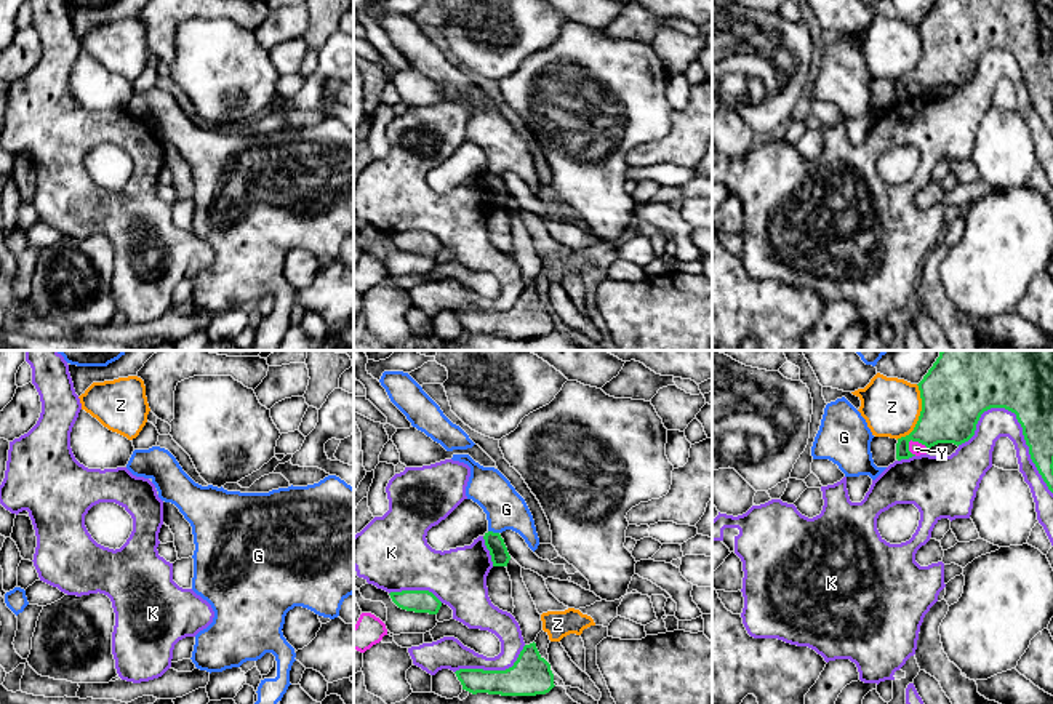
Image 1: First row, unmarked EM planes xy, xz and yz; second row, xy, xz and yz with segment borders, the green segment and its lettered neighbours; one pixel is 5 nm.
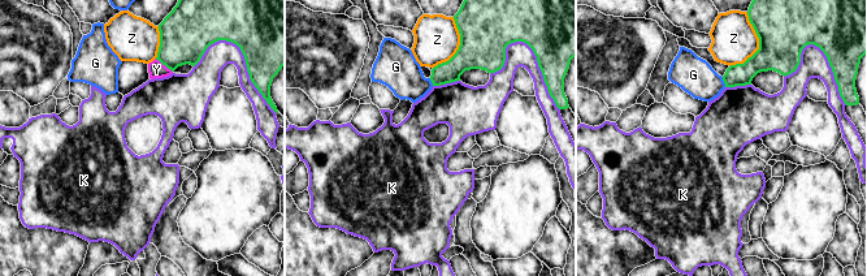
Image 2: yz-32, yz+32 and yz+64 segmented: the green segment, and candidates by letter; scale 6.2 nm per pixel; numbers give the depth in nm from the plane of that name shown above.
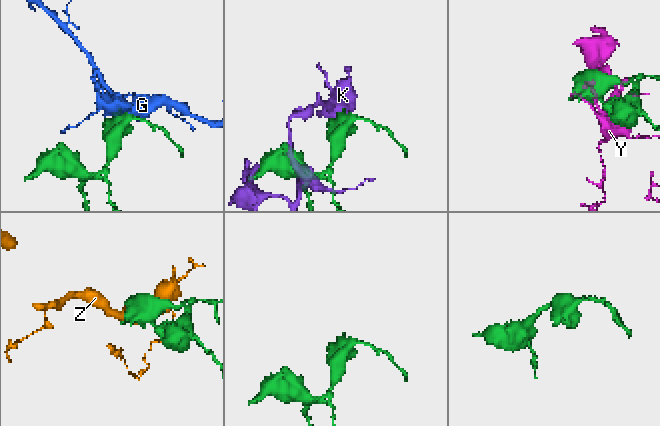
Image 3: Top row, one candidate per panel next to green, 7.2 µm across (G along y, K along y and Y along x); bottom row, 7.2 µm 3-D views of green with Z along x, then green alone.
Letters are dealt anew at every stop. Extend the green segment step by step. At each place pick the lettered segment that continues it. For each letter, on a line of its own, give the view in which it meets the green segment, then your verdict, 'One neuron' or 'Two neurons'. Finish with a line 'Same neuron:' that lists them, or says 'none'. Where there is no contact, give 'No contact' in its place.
G: Touches green in xz. Two neurons
K: Touches green in yz. Two neurons
Y: Touches green in yz. Two neurons
Z: Touches green in yz. Two neurons
Same neuron: none

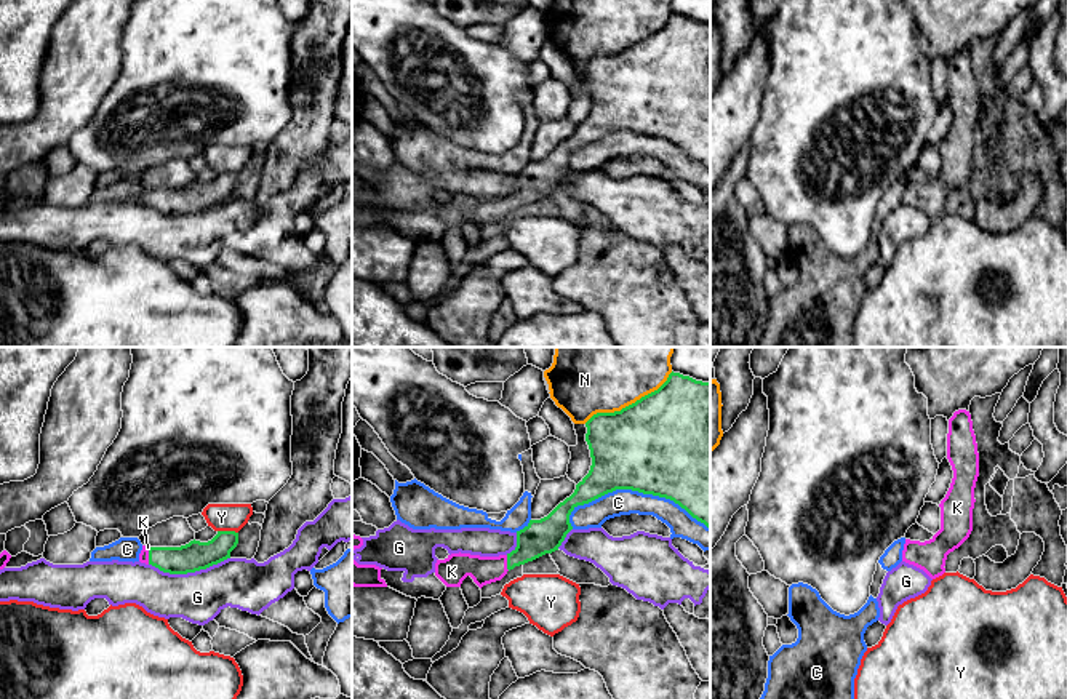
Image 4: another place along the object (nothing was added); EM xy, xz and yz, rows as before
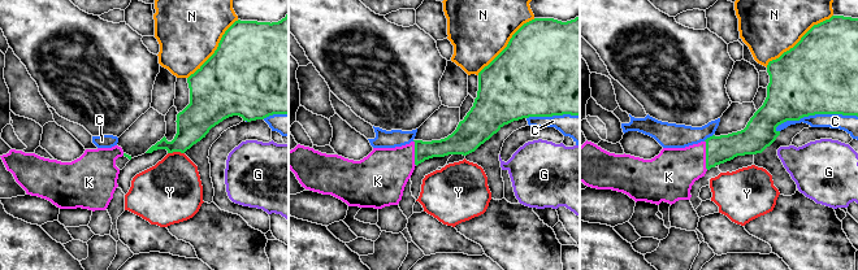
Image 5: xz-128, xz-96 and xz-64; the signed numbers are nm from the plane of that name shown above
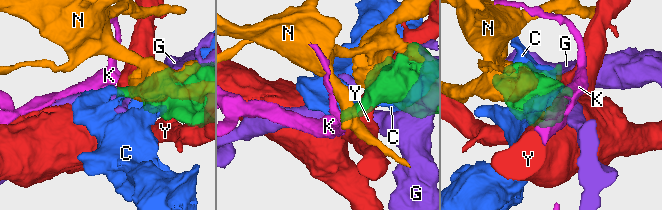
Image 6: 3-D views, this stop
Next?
C: Touches green in xz. Two neurons
G: Touches green in xy. Two neurons
K: Touches green in xz. One neuron
N: Touches green in xz. Two neurons
Y: Touches green in xy. Two neurons
Same neuron: K

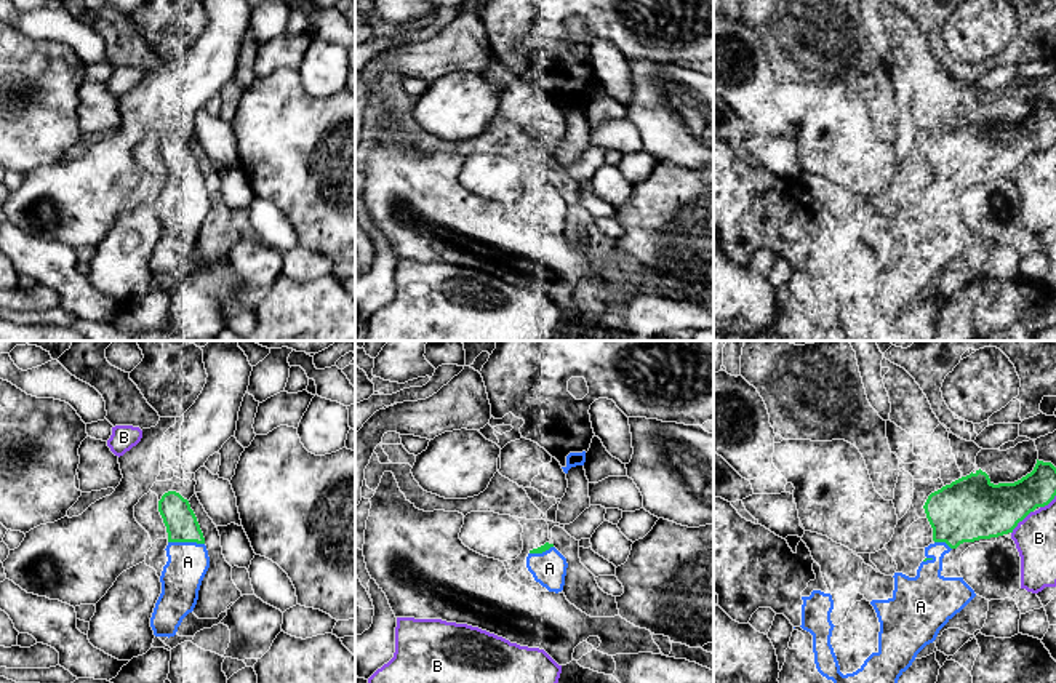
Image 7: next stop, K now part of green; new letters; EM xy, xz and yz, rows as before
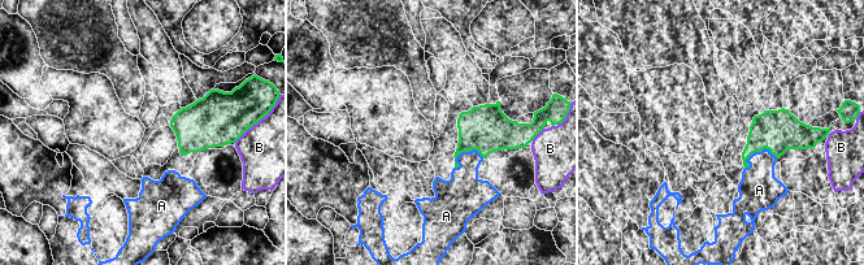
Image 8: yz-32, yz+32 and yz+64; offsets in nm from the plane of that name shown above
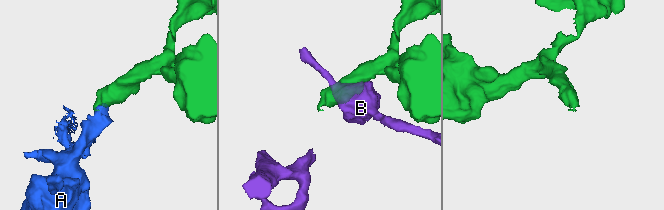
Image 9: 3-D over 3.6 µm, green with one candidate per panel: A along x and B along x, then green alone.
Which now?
A: Touches green in xy. One neuron
B: Touches green in yz. Two neurons
Same neuron: A

